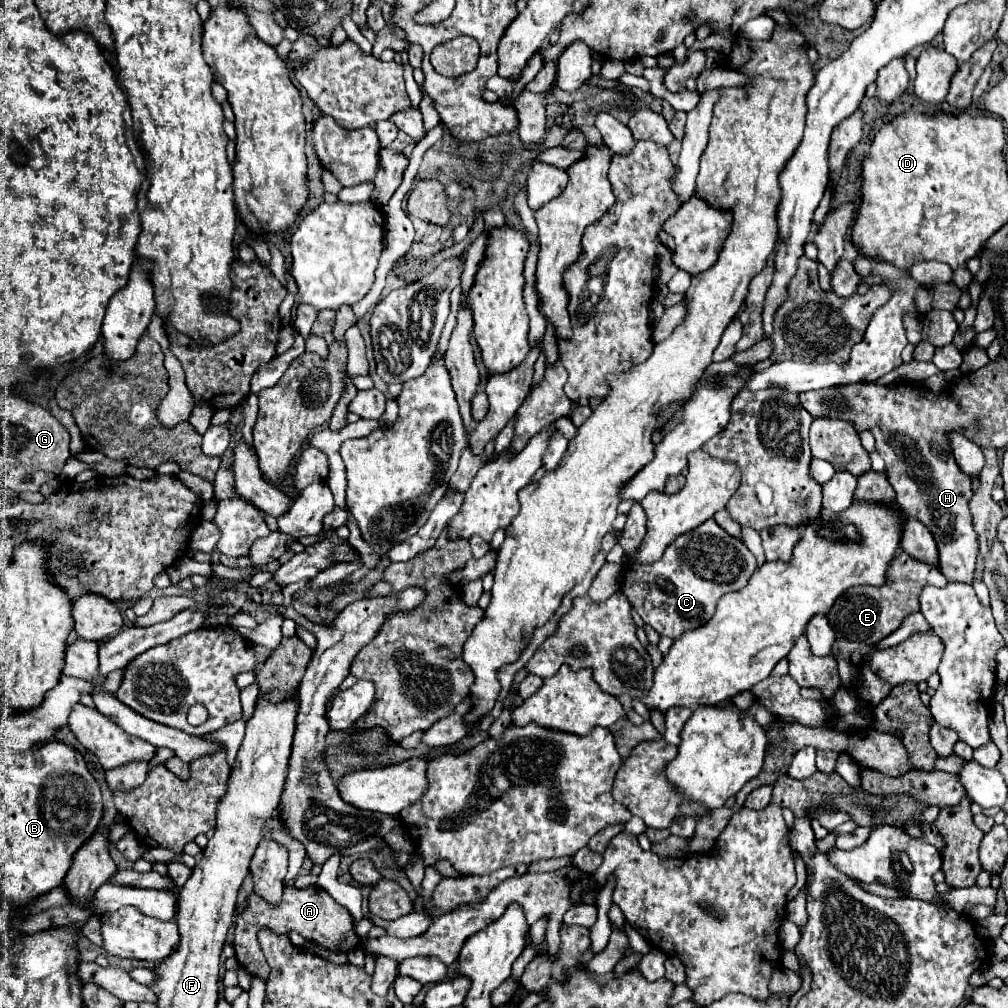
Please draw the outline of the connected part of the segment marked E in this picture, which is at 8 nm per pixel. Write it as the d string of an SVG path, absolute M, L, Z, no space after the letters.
M898 554L896 560L892 560L892 570L888 570L888 582L884 586L856 586L852 590L846 590L838 600L836 606L832 606L832 610L828 612L828 622L836 632L836 642L838 642L838 662L842 666L842 676L848 676L848 660L850 654L854 650L860 652L868 652L872 646L876 646L882 638L890 636L896 626L900 626L904 622L906 616L920 612L920 592L924 586L946 586L948 580L944 578L944 574L940 574L940 570L936 570L930 564L918 562L914 558L910 558L908 554Z

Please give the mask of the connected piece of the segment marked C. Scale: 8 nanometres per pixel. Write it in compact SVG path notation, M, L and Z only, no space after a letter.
M708 520L700 526L700 536L682 536L680 548L668 548L654 566L628 566L622 576L622 592L646 624L660 636L676 640L686 630L708 622L716 612L718 600L728 592L742 590L756 568L756 556L746 544L730 536L714 520Z

